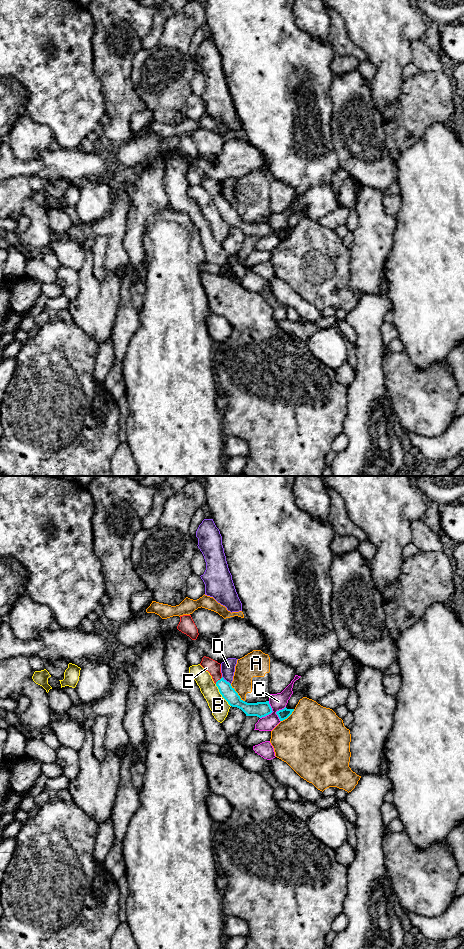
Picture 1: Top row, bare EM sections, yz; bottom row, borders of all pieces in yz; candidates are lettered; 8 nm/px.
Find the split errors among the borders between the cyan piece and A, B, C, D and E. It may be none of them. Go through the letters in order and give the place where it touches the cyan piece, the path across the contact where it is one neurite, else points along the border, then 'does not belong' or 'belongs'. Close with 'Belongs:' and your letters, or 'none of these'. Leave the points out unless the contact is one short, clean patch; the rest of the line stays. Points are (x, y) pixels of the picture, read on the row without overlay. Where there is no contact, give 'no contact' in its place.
A: contact yz (237, 213); does not belong
B: contact yz (221, 214); border yz (215, 204), (221, 216), (230, 226); does not belong
C: contact yz (271, 232); does not belong
D: contact yz (225, 200); does not belong
E: contact yz (218, 200); way yz (228, 213), (218, 200), (213, 187); belongs
Belongs: E

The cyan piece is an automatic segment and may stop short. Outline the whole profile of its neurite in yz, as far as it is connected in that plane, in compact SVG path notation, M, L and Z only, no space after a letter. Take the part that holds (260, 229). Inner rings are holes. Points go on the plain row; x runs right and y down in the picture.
M204 176L200 185L210 193L220 214L230 226L241 229L246 236L257 236L259 238L265 237L273 232L269 221L257 223L243 221L231 204L222 197L221 184L217 181Z

